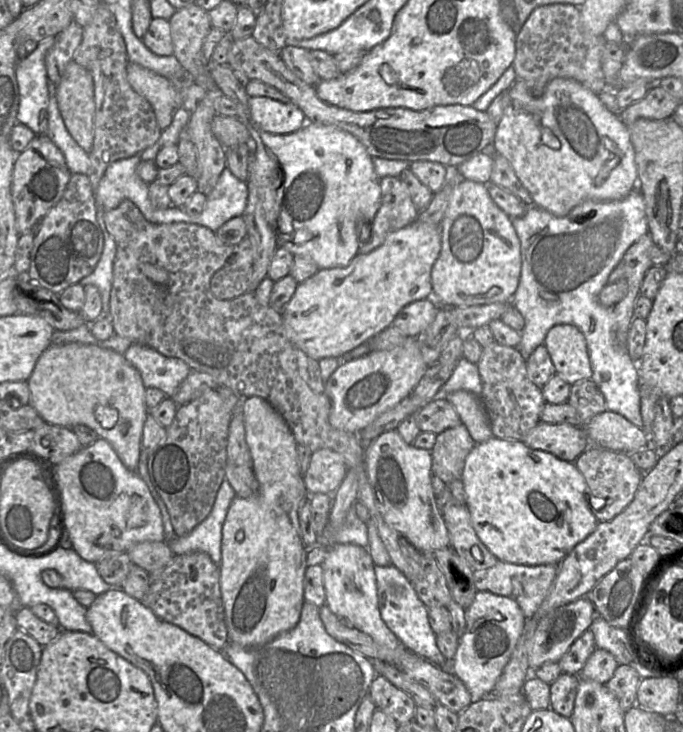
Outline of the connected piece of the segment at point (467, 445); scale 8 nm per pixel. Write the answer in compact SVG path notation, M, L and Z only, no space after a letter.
M463 423L437 434L435 445L431 450L431 483L435 496L448 488L449 483L453 480L461 479L465 459L475 445L476 443Z

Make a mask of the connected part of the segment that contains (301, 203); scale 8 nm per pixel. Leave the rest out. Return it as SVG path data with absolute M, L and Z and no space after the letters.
M307 121L301 129L289 134L272 134L262 131L256 126L248 126L248 129L256 141L257 146L249 164L247 182L253 183L258 191L266 220L276 234L278 247L284 247L294 256L303 256L312 259L318 265L319 269L347 266L359 254L361 229L365 224L369 224L367 228L368 230L370 229L370 223L381 206L380 178L374 169L373 158L369 155L365 146L355 136L344 130L312 121Z

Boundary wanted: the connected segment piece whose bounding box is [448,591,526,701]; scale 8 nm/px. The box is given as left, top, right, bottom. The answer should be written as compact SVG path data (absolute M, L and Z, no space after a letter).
M477 591L472 604L465 610L465 629L458 639L456 653L452 660L448 660L456 675L468 689L472 701L490 697L494 686L500 677L505 665L522 633L525 616L516 601L511 598L496 595L487 591Z

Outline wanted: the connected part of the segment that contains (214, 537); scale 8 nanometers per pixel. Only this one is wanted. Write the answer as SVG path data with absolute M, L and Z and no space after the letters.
M224 479L217 492L209 515L189 534L176 536L166 542L175 555L203 552L219 565L222 560L222 528L232 500L236 493L227 479Z

